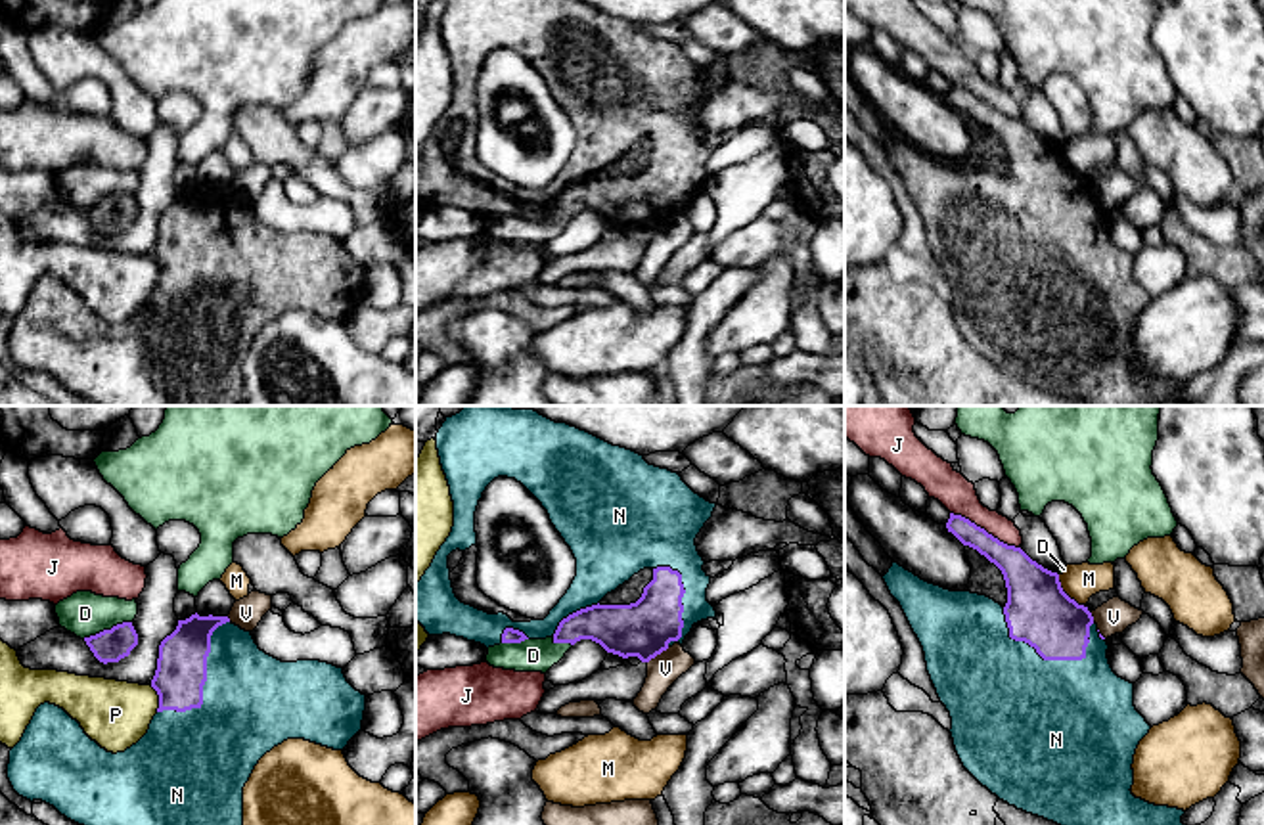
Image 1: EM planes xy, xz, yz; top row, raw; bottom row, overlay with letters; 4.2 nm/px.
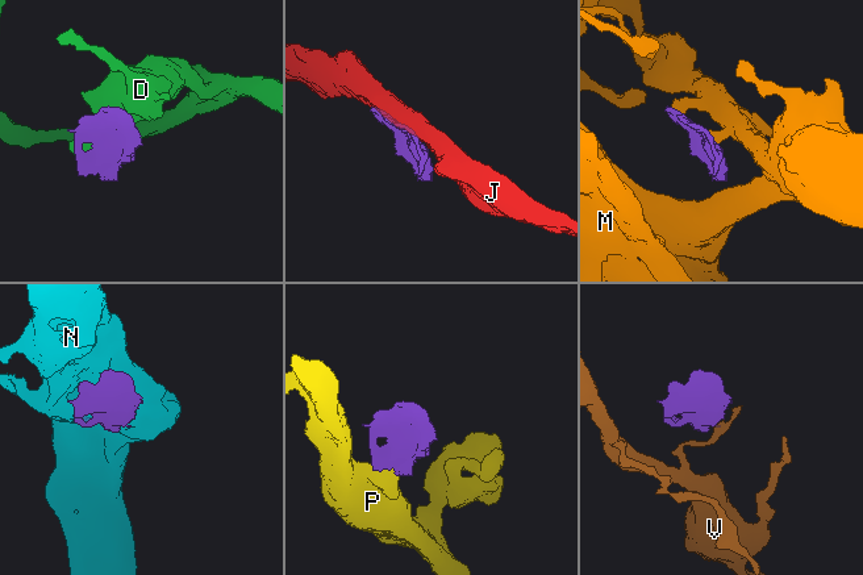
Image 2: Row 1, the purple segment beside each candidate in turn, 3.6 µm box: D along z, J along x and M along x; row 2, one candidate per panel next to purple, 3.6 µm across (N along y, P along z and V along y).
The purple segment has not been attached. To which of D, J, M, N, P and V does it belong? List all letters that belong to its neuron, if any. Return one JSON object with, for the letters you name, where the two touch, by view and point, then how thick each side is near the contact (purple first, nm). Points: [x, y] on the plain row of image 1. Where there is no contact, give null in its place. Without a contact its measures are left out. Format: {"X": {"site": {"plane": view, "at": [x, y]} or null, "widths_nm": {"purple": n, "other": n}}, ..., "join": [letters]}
{"N": {"site": {"plane": "yz", "at": [1035, 219]}, "widths_nm": {"purple": 280, "other": 460}}, "join": ["N"]}

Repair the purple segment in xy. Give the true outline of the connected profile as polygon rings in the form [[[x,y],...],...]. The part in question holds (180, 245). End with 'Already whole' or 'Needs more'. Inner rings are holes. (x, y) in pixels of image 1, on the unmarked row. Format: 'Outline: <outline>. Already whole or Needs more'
Outline: [[[228,188],[178,191],[159,216],[151,258],[159,279],[147,304],[124,323],[107,323],[92,312],[63,279],[36,279],[21,312],[10,322],[8,350],[27,371],[42,371],[67,390],[98,406],[237,406],[243,402],[243,358],[259,331],[287,310],[305,310],[343,322],[362,302],[366,266],[345,249],[343,239],[320,232],[282,234],[259,220],[251,203]]]. Needs more

